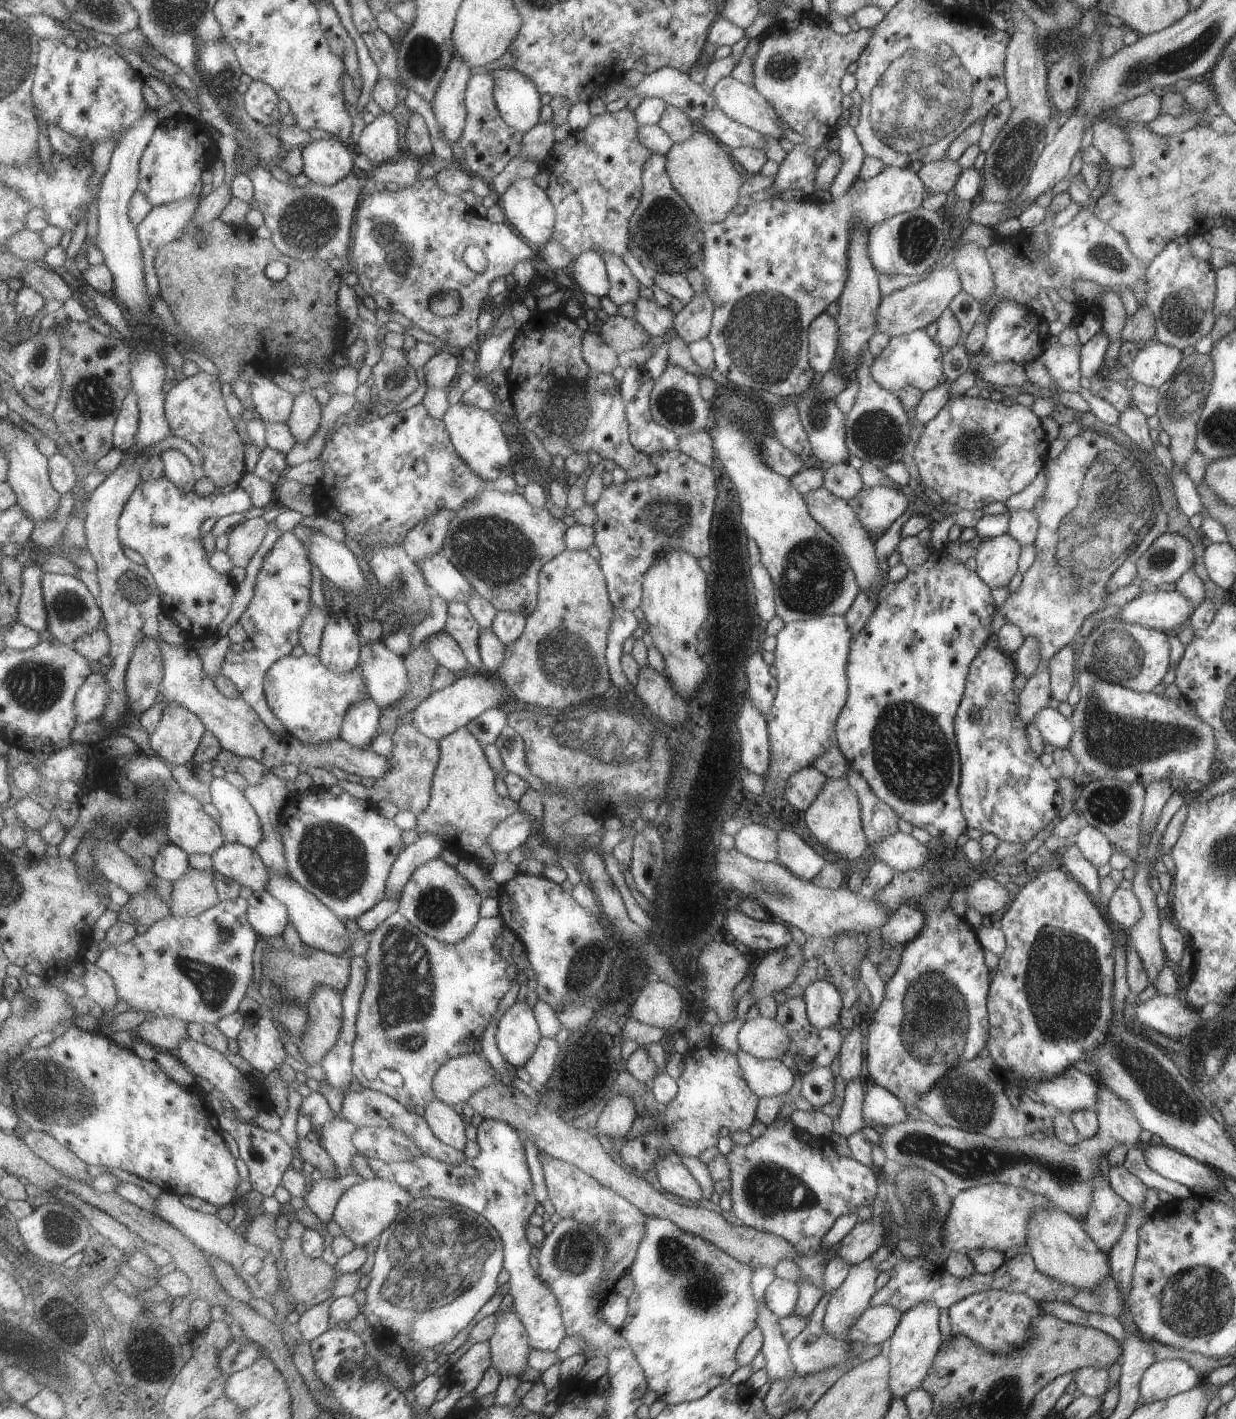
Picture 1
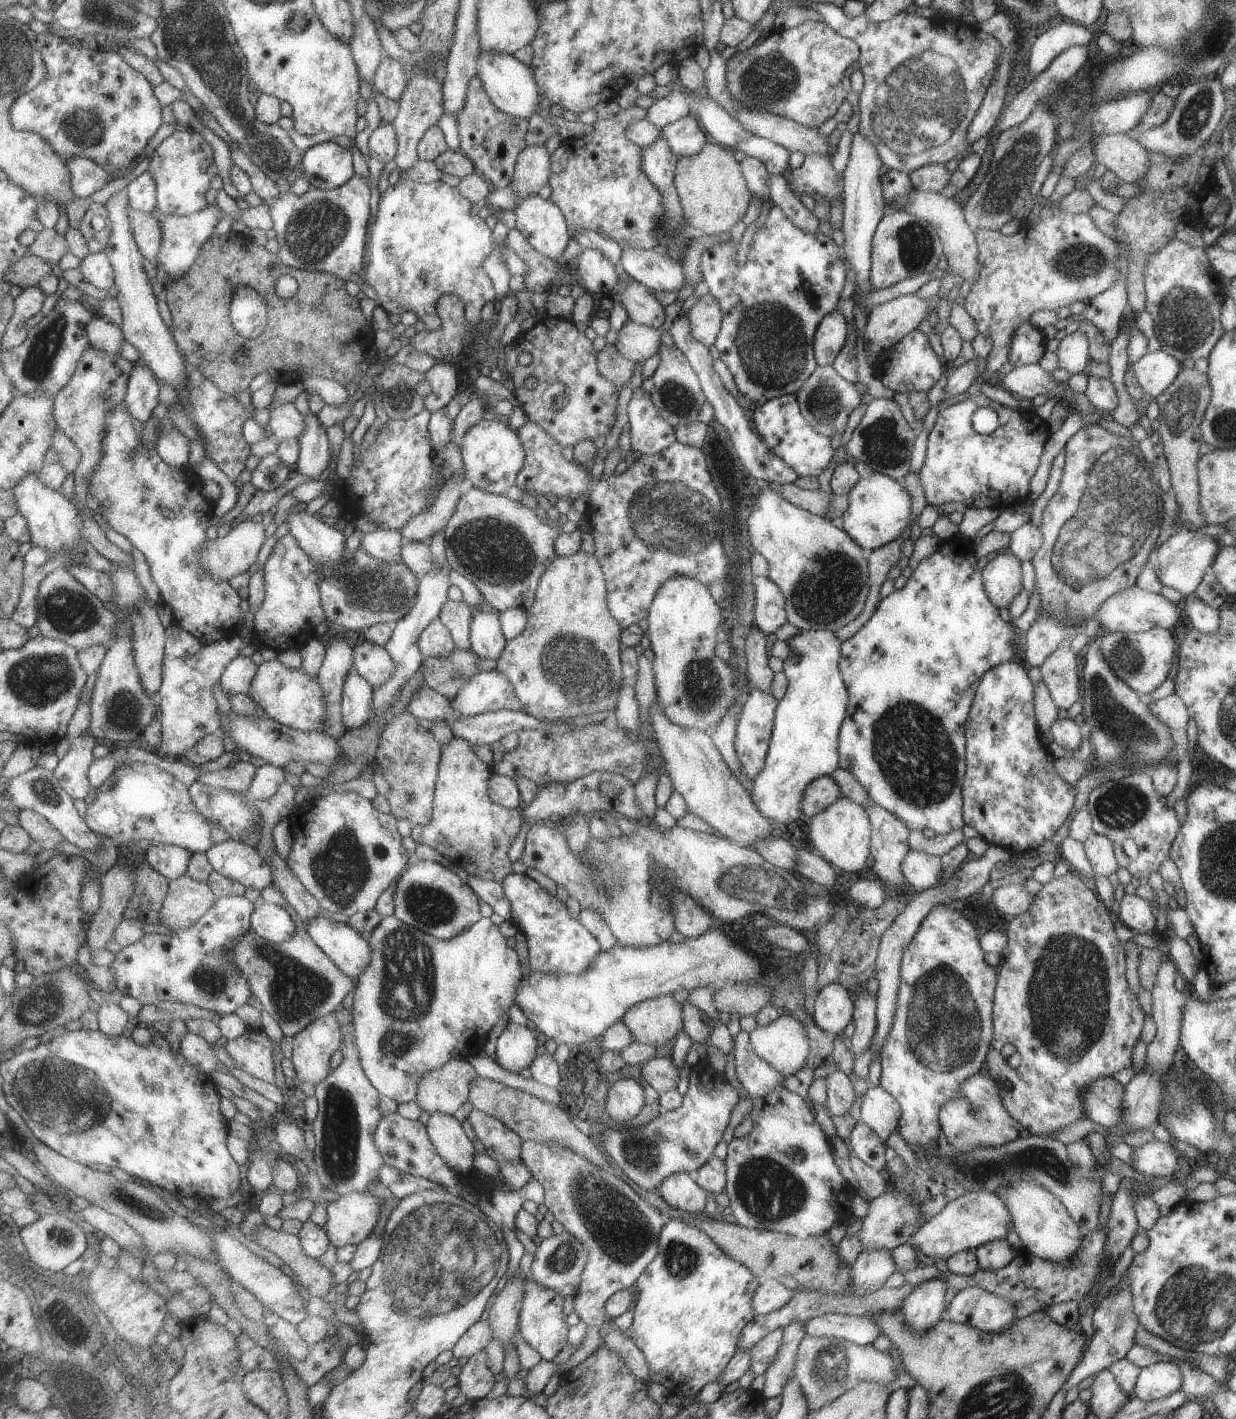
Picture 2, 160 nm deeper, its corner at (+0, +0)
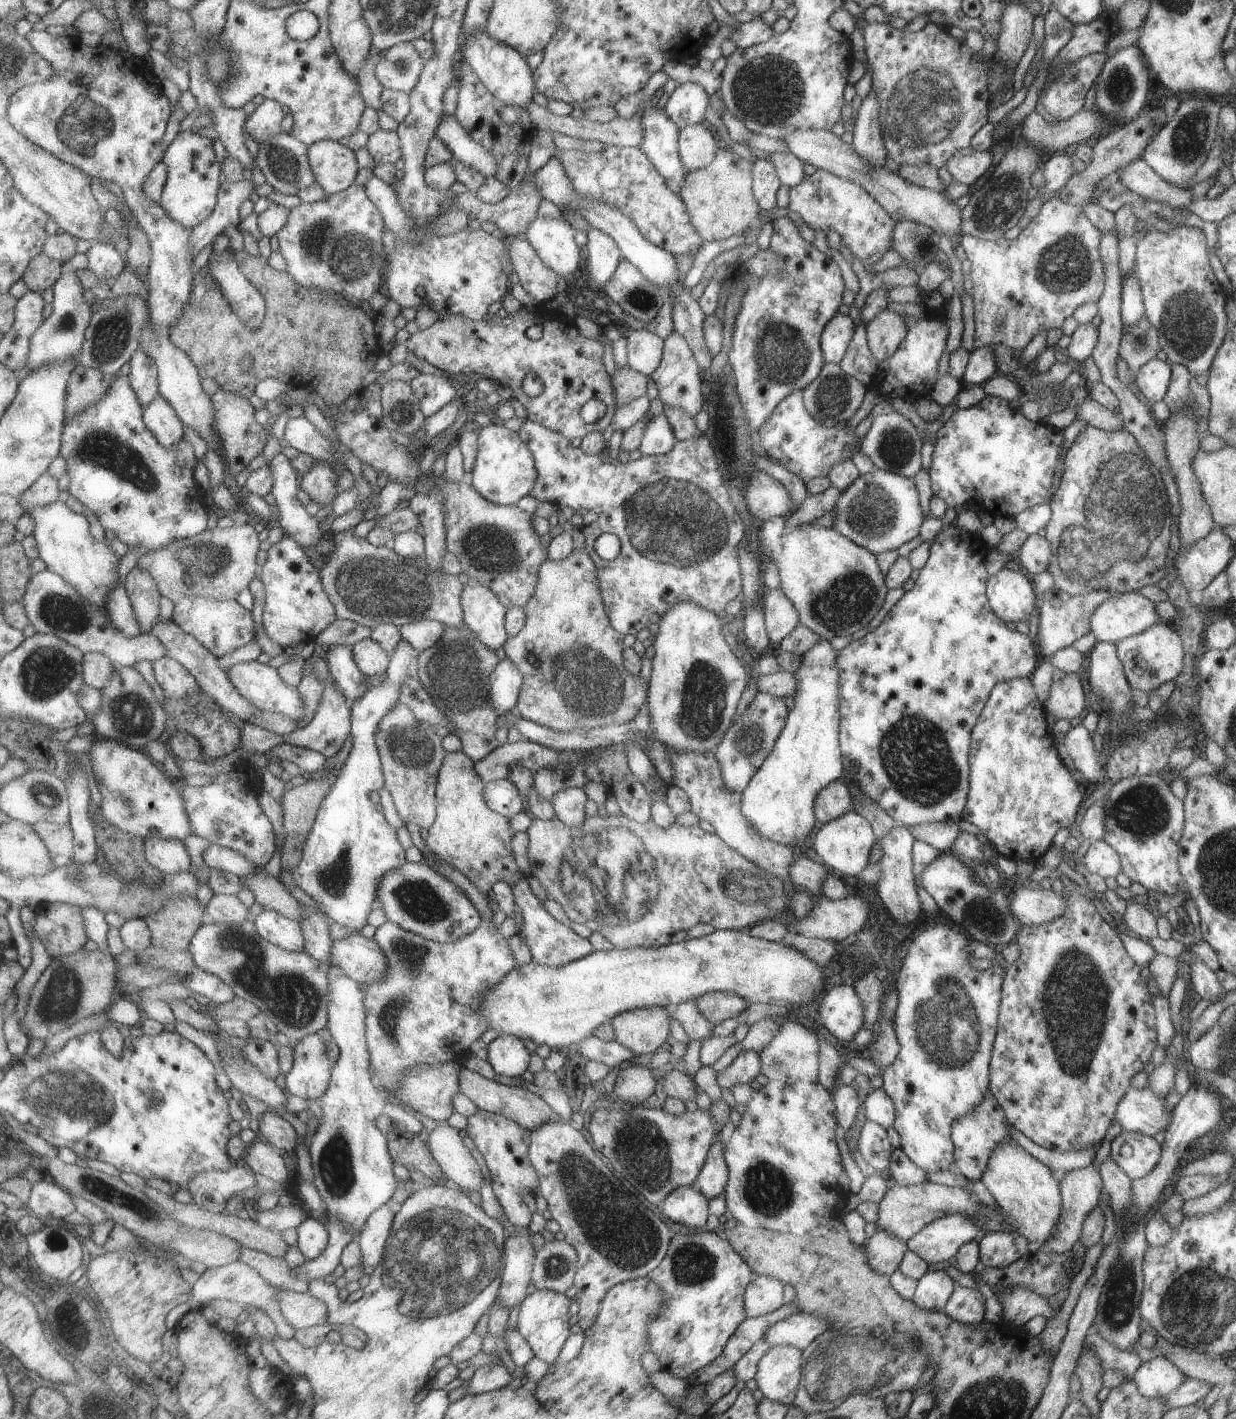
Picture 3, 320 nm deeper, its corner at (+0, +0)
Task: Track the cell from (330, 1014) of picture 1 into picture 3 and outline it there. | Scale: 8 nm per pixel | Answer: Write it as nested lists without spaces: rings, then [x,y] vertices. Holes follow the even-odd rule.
[[[309,1034],[305,1036],[303,1040],[295,1043],[295,1057],[294,1057],[294,1068],[291,1072],[286,1074],[286,1090],[288,1093],[296,1095],[302,1099],[317,1100],[321,1099],[321,1096],[327,1092],[332,1080],[332,1070],[334,1069],[333,1062],[327,1058],[327,1045],[329,1040],[325,1038],[319,1038],[317,1034]]]

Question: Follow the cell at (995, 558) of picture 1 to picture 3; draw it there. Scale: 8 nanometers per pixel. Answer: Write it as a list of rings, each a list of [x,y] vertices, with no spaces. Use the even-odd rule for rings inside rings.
[[[1007,568],[997,570],[985,582],[985,594],[990,610],[1004,622],[1029,622],[1038,595],[1033,584],[1021,572]]]

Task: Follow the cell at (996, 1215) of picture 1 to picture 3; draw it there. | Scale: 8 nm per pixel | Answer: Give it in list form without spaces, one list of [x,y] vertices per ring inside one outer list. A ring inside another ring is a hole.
[[[953,1212],[923,1226],[906,1241],[906,1248],[927,1265],[935,1264],[948,1261],[963,1244],[977,1241],[984,1234],[985,1230],[979,1228],[971,1218]]]

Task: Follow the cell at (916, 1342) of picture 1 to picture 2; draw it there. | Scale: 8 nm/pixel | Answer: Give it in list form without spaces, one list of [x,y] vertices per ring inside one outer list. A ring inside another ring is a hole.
[[[939,1277],[915,1285],[904,1296],[899,1310],[912,1333],[930,1329],[945,1313],[945,1281]]]

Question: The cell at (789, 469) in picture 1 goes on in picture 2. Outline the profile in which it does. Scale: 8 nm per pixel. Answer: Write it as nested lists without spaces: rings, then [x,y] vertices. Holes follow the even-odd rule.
[[[685,313],[680,316],[677,315],[669,327],[668,332],[671,335],[674,345],[685,355],[687,362],[696,372],[705,400],[711,405],[711,408],[713,408],[713,418],[724,426],[734,446],[736,457],[739,458],[745,470],[747,470],[753,478],[759,478],[758,481],[761,484],[784,485],[794,483],[798,479],[798,474],[792,468],[789,468],[780,457],[774,457],[773,454],[770,453],[763,439],[757,433],[753,432],[753,426],[746,417],[745,409],[739,407],[734,396],[731,396],[729,391],[725,390],[719,375],[714,369],[714,359],[709,355],[708,347],[693,338],[687,315]]]

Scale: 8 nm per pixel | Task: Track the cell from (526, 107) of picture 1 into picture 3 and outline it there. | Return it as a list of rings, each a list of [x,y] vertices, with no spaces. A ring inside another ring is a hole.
[[[475,30],[471,34],[471,38],[467,36],[461,44],[462,56],[466,59],[468,68],[481,78],[489,92],[497,96],[501,102],[509,104],[509,106],[527,108],[527,104],[531,100],[531,94],[533,94],[533,76],[531,76],[527,58],[523,54],[520,54],[519,51],[509,46],[509,44],[493,38],[485,30]]]

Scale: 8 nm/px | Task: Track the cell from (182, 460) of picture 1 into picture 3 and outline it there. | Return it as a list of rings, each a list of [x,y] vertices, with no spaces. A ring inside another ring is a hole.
[[[162,395],[157,396],[147,408],[144,408],[143,420],[145,428],[149,428],[165,448],[179,446],[181,440],[184,440],[184,423],[175,408]]]

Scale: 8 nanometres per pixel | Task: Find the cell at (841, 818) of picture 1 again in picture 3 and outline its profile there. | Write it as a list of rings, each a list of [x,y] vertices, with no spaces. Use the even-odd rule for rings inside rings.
[[[853,810],[833,818],[830,822],[825,822],[813,834],[812,848],[815,854],[821,858],[821,864],[830,872],[840,876],[855,877],[865,866],[871,847],[876,842],[869,822],[856,814]]]

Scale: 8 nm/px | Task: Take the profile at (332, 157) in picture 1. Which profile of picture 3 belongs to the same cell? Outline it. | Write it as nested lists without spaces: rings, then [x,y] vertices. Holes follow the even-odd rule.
[[[326,139],[313,144],[309,151],[310,164],[323,193],[341,193],[356,183],[359,164],[351,145]]]

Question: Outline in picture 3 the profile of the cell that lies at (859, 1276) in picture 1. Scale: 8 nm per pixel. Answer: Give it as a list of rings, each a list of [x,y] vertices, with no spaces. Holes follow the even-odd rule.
[[[875,1229],[864,1242],[863,1250],[865,1250],[867,1266],[877,1274],[888,1278],[898,1269],[903,1254],[908,1249],[906,1242],[899,1240],[897,1236],[885,1230]]]

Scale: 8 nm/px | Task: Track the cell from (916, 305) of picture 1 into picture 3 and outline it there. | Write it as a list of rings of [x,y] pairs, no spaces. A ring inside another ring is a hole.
[[[886,309],[881,310],[865,324],[867,345],[877,362],[886,360],[895,353],[907,334],[908,316]]]

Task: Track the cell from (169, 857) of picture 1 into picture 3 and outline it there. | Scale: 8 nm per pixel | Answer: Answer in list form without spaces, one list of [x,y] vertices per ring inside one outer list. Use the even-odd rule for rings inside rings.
[[[149,838],[146,858],[163,874],[181,874],[191,870],[191,858],[185,844],[177,838]]]

